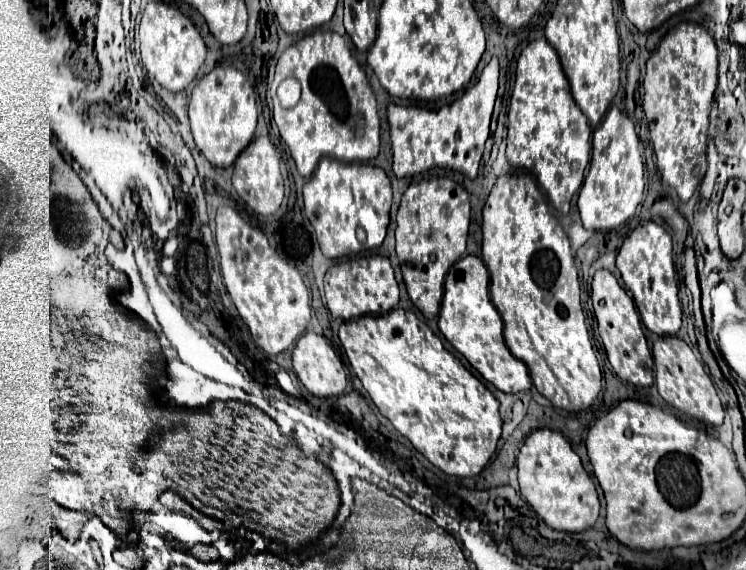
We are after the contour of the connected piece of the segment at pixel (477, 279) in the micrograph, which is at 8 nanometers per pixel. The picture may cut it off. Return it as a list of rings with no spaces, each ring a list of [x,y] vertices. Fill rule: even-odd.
[[[478,256],[460,258],[446,274],[444,280],[444,296],[440,304],[438,330],[444,338],[498,390],[502,392],[522,392],[530,390],[532,380],[528,368],[522,360],[518,360],[502,336],[502,318],[494,304],[490,302],[490,277],[486,264]]]

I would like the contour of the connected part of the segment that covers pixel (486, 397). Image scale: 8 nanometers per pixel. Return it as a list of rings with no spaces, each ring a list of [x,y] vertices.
[[[396,308],[396,310],[392,310],[392,312],[388,312],[388,314],[382,314],[382,316],[362,316],[362,318],[356,318],[356,320],[352,320],[352,322],[344,322],[344,324],[340,326],[340,342],[342,342],[342,346],[344,346],[344,352],[346,352],[346,356],[348,356],[348,362],[350,362],[352,370],[354,370],[356,376],[362,380],[364,388],[368,390],[368,394],[370,394],[370,398],[374,400],[374,404],[378,406],[378,410],[392,422],[392,426],[394,426],[402,436],[406,436],[406,438],[414,444],[414,448],[416,448],[418,452],[422,452],[434,466],[438,466],[440,470],[444,470],[446,474],[452,474],[452,476],[476,476],[476,474],[482,472],[482,468],[484,468],[484,466],[488,464],[488,460],[492,458],[492,454],[494,454],[494,450],[496,450],[496,444],[498,444],[498,438],[500,438],[500,434],[502,434],[502,418],[500,418],[500,412],[498,412],[500,402],[494,398],[494,394],[492,394],[472,372],[468,372],[468,370],[460,364],[460,360],[456,360],[456,358],[444,348],[444,344],[440,342],[440,338],[438,338],[424,322],[420,322],[414,312]]]

